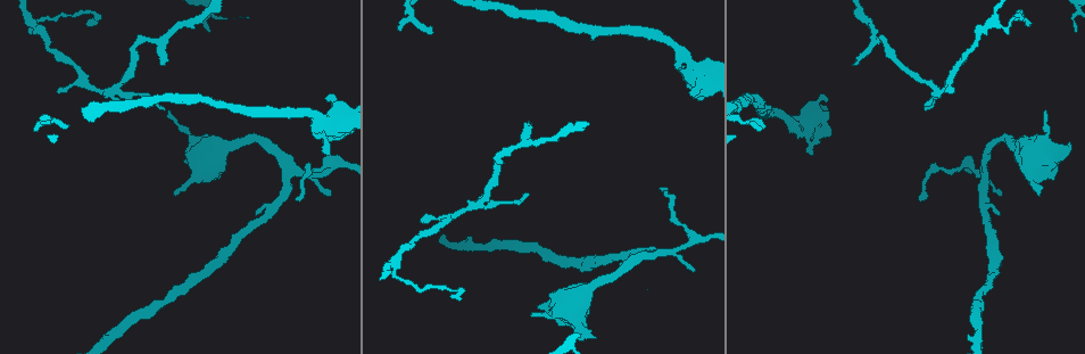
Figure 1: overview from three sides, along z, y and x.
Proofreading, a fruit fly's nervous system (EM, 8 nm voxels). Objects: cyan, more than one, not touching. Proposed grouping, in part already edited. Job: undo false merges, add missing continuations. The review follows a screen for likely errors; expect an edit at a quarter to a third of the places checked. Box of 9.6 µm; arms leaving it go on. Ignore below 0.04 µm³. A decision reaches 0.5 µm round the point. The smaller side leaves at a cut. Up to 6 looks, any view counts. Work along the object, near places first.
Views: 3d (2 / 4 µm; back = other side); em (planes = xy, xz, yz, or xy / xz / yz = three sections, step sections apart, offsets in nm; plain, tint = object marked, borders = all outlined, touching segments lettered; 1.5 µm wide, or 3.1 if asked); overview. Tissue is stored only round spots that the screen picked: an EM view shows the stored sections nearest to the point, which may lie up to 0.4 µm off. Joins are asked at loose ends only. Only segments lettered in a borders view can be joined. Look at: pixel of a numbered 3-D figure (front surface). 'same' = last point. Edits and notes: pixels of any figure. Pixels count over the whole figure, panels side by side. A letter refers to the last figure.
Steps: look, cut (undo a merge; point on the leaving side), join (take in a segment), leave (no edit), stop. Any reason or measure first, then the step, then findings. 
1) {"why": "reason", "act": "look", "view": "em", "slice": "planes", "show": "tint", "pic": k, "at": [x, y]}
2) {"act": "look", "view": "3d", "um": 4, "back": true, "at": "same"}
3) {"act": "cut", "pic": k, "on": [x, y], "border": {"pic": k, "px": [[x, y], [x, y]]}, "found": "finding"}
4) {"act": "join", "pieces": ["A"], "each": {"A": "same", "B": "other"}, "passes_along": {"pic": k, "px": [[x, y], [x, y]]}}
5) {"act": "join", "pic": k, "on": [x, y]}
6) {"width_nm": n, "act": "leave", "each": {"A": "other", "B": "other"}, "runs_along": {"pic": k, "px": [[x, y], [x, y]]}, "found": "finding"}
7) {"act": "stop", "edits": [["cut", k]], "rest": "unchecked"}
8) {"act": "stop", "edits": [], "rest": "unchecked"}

{"why": "an open end", "act": "look", "view": "em", "slice": "xz", "step": 4, "show": "borders", "pic": 1, "at": [594, 336]}

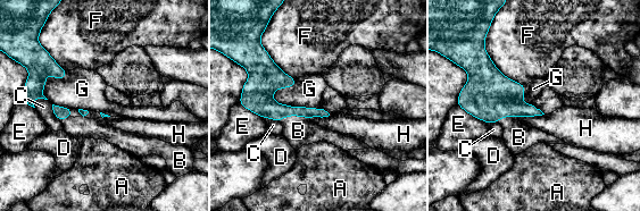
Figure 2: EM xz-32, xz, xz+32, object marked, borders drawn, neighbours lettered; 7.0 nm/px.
{"why": "another direction", "act": "look", "view": "em", "slice": "planes", "show": "borders", "at": "same"}

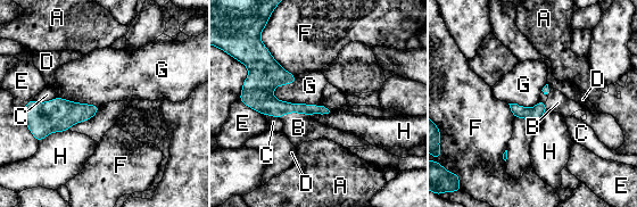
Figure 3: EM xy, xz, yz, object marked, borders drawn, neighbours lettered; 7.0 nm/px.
{"act": "join", "pieces": ["B"], "each": {"A": "other", "B": "same", "C": "other", "D": "other", "E": "other", "F": "other", "G": "other", "H": "other"}, "found": "it goes on there"}

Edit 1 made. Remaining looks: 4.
{"why": "an open end", "act": "look", "view": "em", "slice": "planes", "show": "plain", "pic": 1, "at": [1029, 26]}

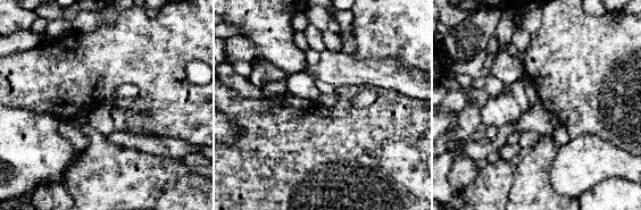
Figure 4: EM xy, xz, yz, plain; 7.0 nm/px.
{"why": "see the neighbours", "act": "look", "view": "em", "slice": "planes", "show": "borders", "at": "same"}

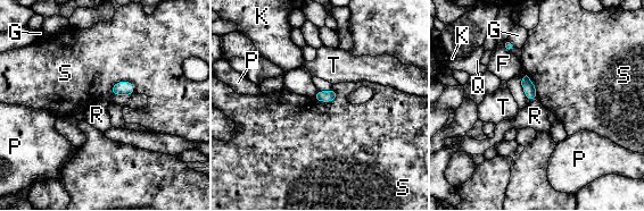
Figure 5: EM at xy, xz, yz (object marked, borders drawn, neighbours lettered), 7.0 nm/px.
{"width_nm": 80, "act": "leave", "each": {"F": "other", "G": "other", "K": "other", "P": "other", "Q": "other", "R": "other", "S": "other", "T": "other"}, "border": {"pic": 5, "px": [[536, 98], [529, 102]]}, "found": "no lettered segment goes on from it"}

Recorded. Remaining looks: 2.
{"why": "an open end", "act": "look", "view": "em", "slice": "xy", "step": 4, "show": "borders", "pic": 1, "at": [694, 271]}

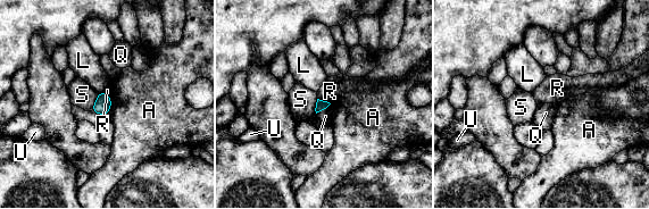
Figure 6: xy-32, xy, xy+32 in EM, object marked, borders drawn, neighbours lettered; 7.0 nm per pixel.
{"act": "leave", "each": {"A": "other", "L": "other", "Q": "other", "R": "other", "S": "other", "U": "other"}, "found": "no lettered segment goes on from it"}

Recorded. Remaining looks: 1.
{"act": "stop", "edits": [["join", 3]], "rest": "unchecked"}

